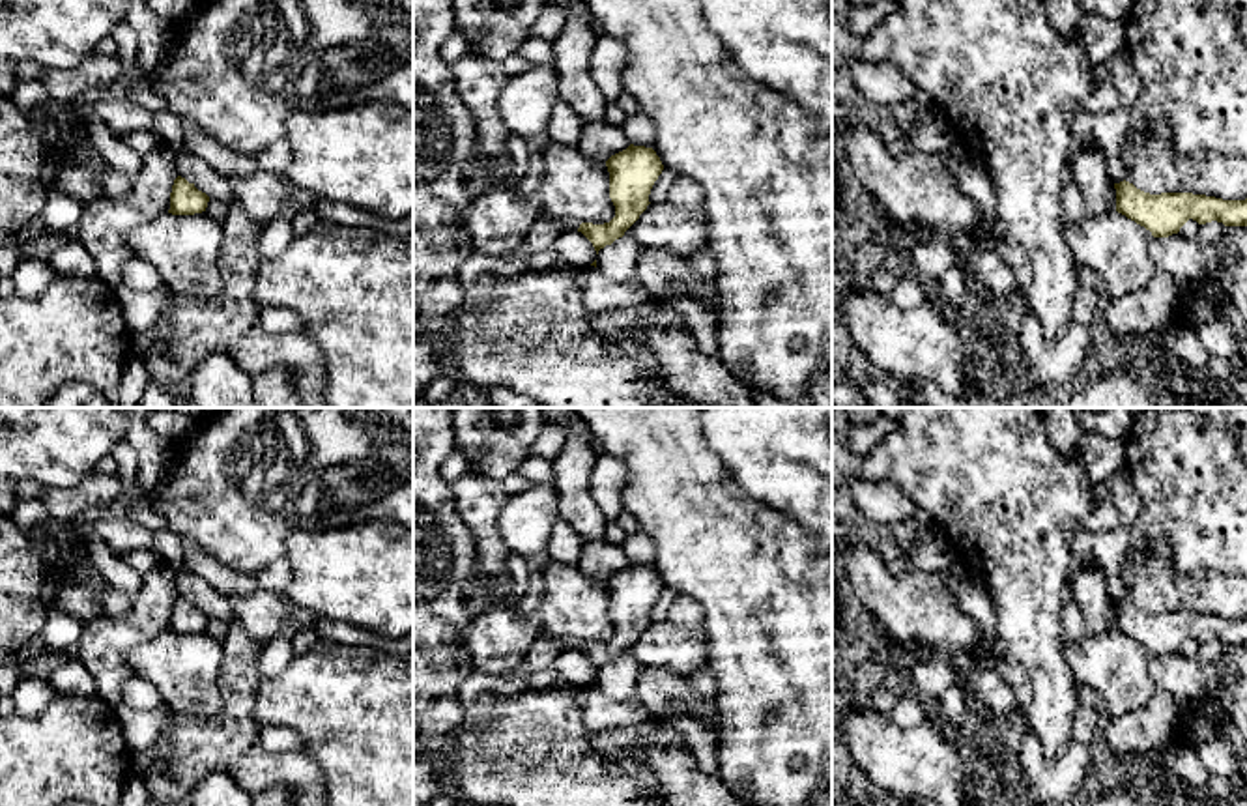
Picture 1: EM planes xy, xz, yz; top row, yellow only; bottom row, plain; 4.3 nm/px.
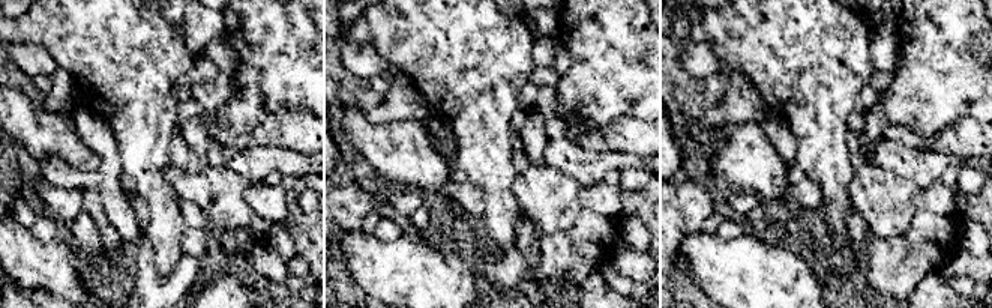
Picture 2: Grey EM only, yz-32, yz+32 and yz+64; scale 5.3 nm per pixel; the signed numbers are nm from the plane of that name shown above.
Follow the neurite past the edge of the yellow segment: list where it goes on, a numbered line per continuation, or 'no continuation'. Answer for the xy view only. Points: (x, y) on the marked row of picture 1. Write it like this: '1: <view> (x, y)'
no continuation

